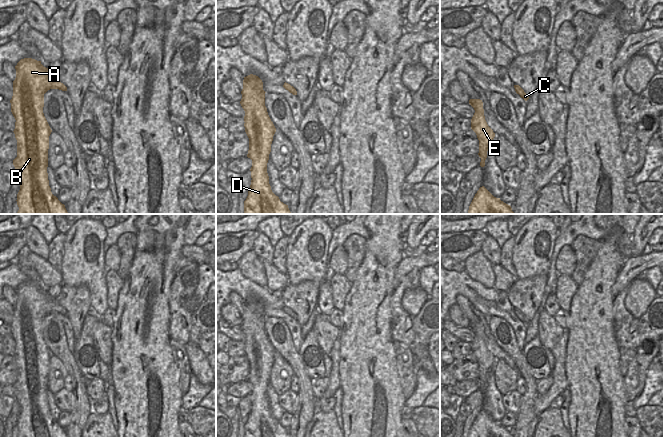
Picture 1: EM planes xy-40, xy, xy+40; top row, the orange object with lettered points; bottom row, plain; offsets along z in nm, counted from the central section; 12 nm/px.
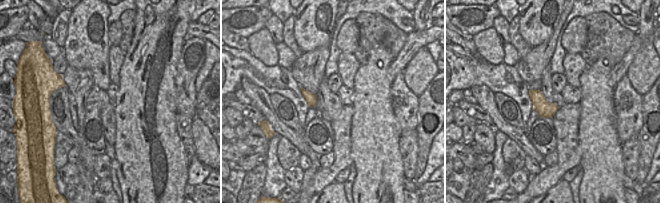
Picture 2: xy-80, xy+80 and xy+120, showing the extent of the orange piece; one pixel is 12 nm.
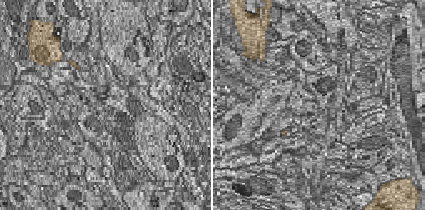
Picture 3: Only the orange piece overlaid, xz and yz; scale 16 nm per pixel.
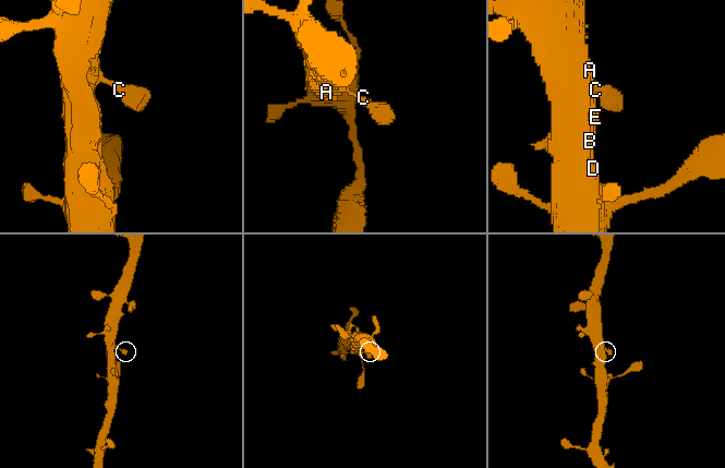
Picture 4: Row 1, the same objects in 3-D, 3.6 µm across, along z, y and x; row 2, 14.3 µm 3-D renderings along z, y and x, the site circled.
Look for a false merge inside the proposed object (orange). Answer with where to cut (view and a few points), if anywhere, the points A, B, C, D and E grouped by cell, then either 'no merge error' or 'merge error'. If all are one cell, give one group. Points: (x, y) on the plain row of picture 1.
no cut; A B C D E; no merge error

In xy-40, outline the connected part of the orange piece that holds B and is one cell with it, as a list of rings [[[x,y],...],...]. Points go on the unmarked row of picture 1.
[[[24,282],[15,293],[10,327],[16,344],[14,398],[20,406],[17,438],[68,438],[49,410],[47,391],[52,354],[43,337],[44,318],[50,313],[67,315],[67,311],[41,285]]]

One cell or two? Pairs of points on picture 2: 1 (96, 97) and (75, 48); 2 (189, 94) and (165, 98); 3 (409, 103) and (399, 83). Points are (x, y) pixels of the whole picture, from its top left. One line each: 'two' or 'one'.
1: two
2: two
3: one

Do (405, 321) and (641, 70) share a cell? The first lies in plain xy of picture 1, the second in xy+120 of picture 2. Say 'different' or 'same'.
different

